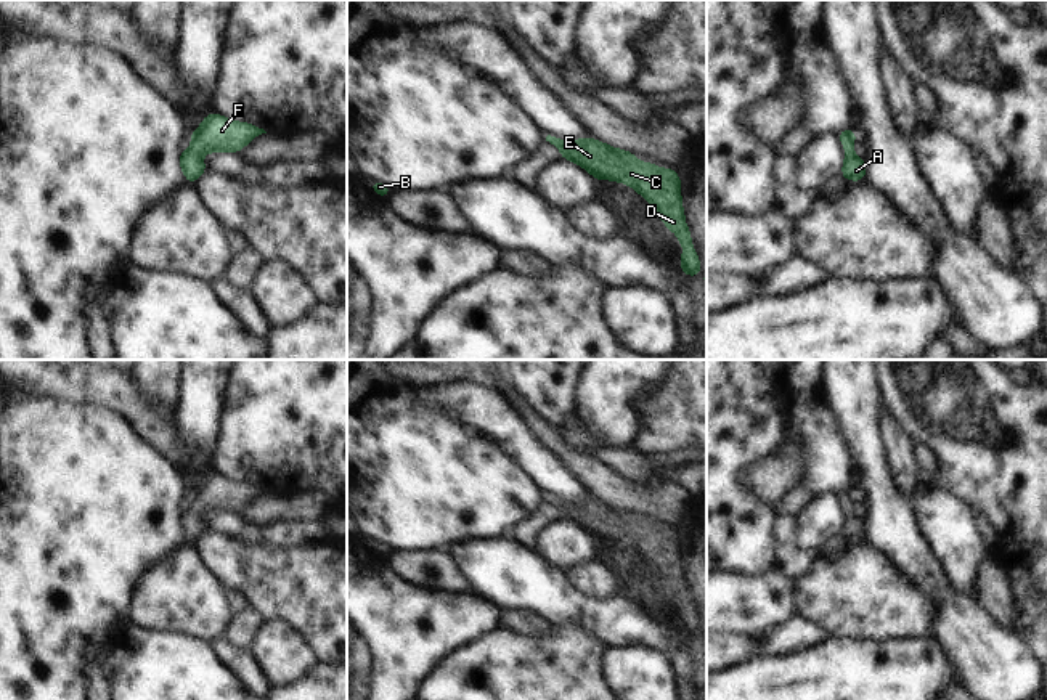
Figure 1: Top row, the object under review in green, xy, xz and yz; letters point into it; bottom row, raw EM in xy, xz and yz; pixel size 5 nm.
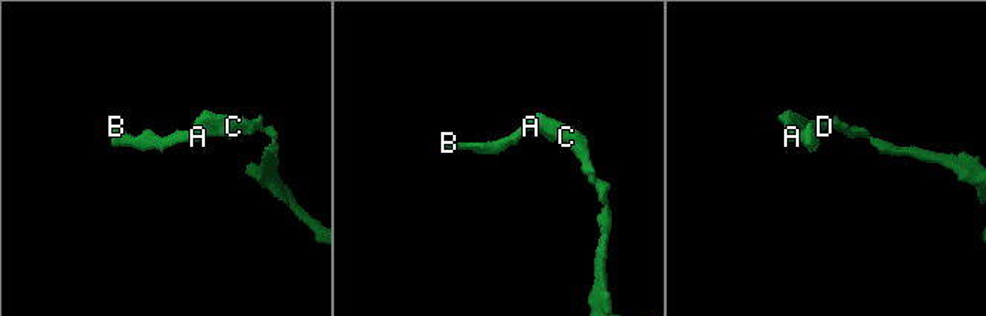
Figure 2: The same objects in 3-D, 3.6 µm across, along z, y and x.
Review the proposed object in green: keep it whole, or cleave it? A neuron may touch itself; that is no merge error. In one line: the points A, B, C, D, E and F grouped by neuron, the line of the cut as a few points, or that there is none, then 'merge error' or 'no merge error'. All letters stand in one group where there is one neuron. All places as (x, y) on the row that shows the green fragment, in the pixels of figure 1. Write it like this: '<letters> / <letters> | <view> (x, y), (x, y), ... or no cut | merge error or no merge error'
A B C D E F | no cut | no merge error

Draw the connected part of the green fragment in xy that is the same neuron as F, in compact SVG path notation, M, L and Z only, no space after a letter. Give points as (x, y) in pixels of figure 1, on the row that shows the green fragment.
M215 112L202 119L202 124L189 138L193 146L180 154L180 165L188 183L194 183L207 169L202 154L217 151L241 151L254 136L267 133L247 122L234 122Z

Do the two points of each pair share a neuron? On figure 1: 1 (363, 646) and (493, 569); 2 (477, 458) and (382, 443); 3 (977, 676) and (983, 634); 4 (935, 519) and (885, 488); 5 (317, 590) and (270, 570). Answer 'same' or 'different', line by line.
1: different
2: same
3: same
4: different
5: same

